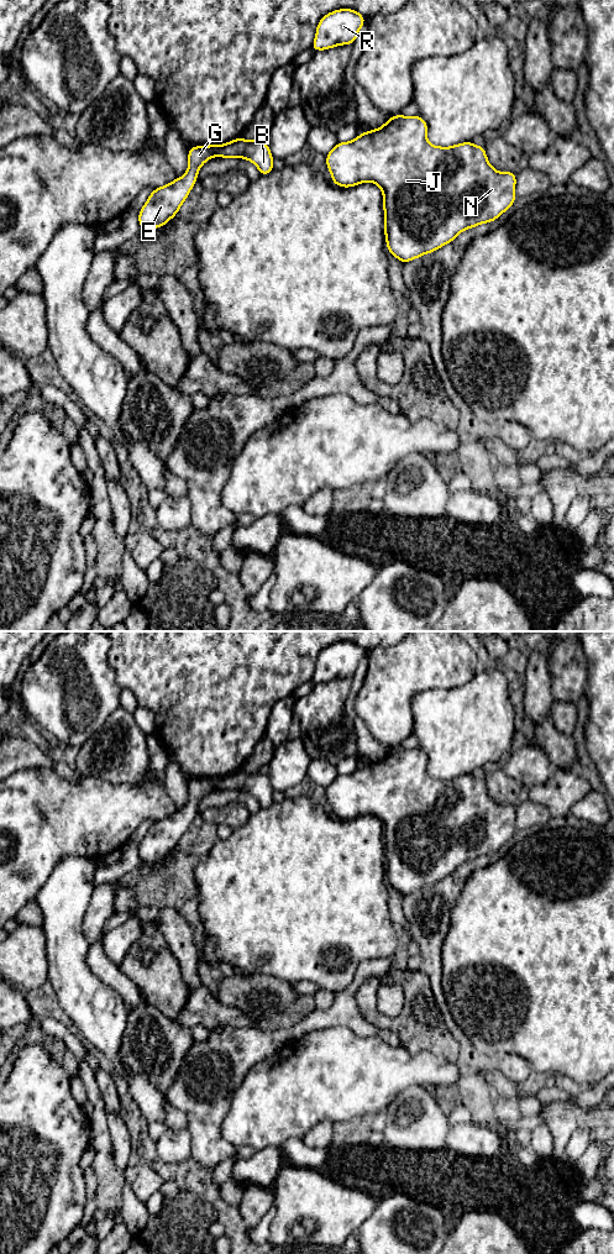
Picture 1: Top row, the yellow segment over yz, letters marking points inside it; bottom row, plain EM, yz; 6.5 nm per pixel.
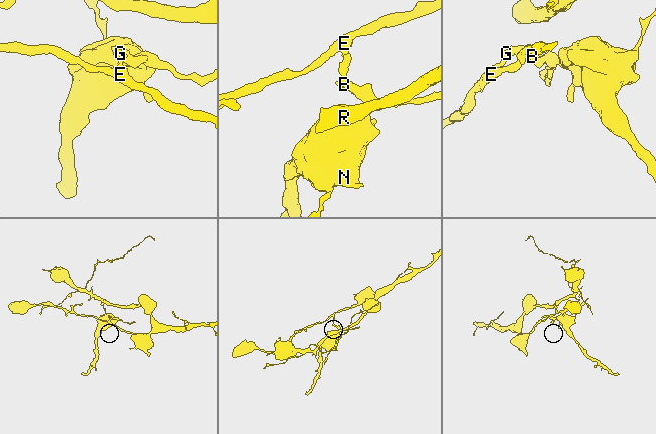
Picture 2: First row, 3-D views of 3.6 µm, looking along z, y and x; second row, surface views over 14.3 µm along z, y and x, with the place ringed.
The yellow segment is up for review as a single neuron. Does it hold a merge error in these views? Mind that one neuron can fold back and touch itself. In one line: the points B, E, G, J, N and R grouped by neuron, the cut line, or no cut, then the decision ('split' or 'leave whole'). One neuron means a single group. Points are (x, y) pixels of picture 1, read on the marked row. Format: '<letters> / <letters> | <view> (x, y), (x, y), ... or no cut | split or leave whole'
B J N / E G R | yz (209, 146), (215, 155) | split

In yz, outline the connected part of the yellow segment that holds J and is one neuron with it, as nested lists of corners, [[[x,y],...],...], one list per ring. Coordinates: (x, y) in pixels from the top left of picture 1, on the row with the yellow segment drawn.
[[[420,115],[389,116],[383,126],[364,131],[350,142],[337,142],[326,154],[326,167],[331,182],[339,187],[351,188],[372,182],[381,188],[387,250],[402,263],[435,252],[467,229],[499,219],[516,199],[516,173],[495,170],[487,158],[484,146],[476,146],[471,141],[451,147],[430,145],[427,124]]]

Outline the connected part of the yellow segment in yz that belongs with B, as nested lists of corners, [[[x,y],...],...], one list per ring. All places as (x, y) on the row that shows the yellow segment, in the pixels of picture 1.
[[[238,137],[224,145],[210,146],[216,157],[243,158],[252,162],[261,175],[267,175],[274,170],[273,159],[268,143],[257,140],[247,141]]]

